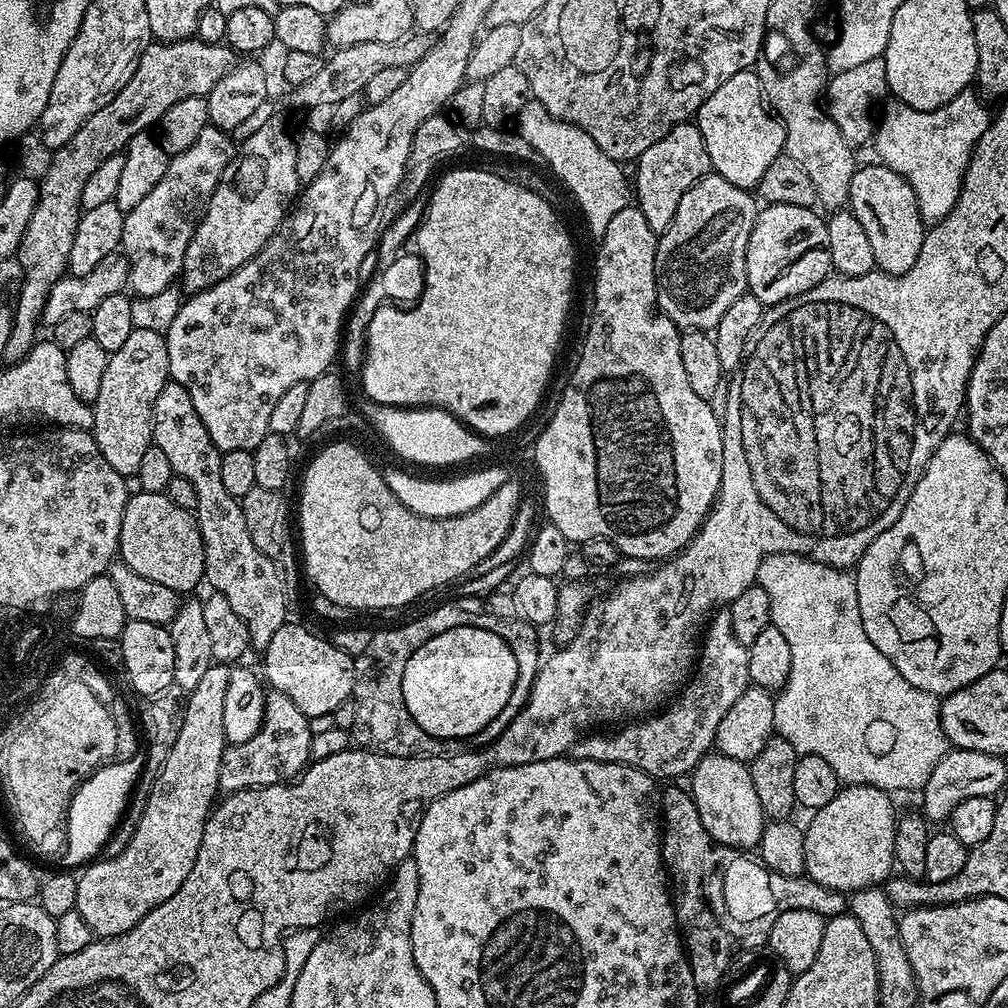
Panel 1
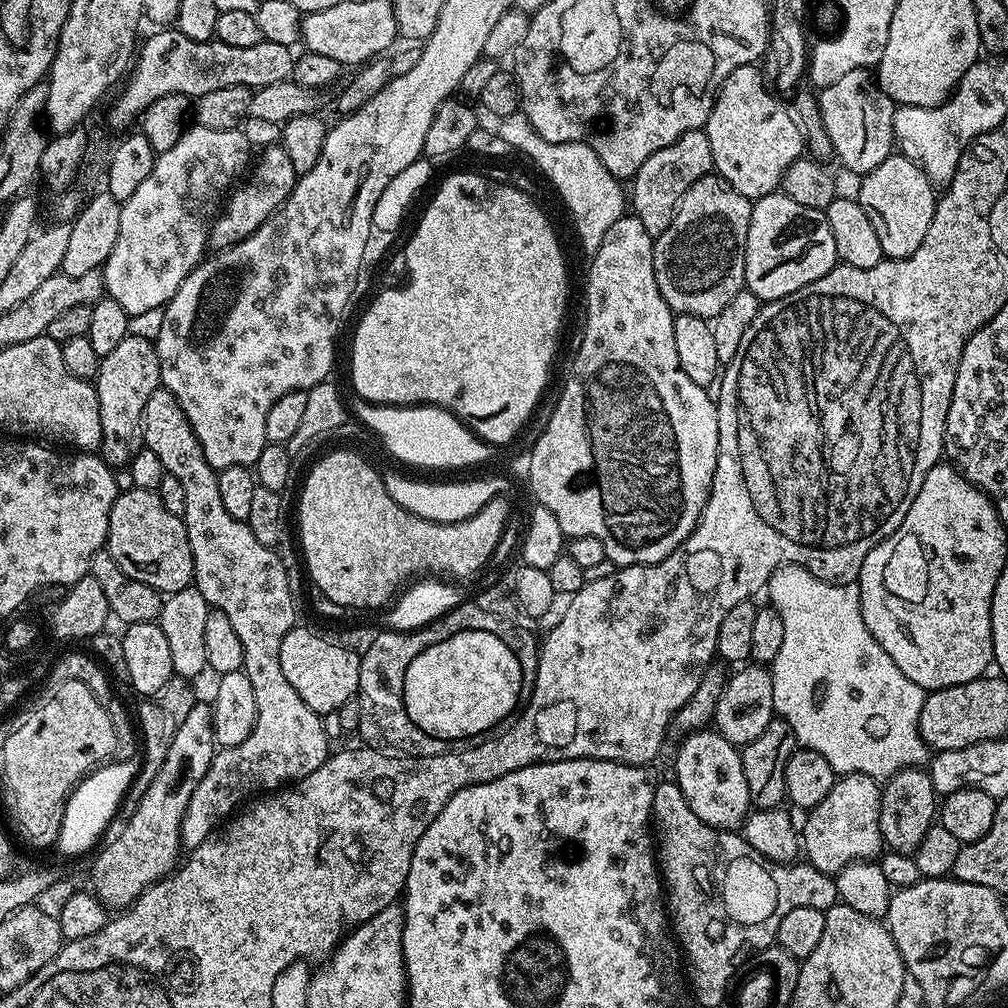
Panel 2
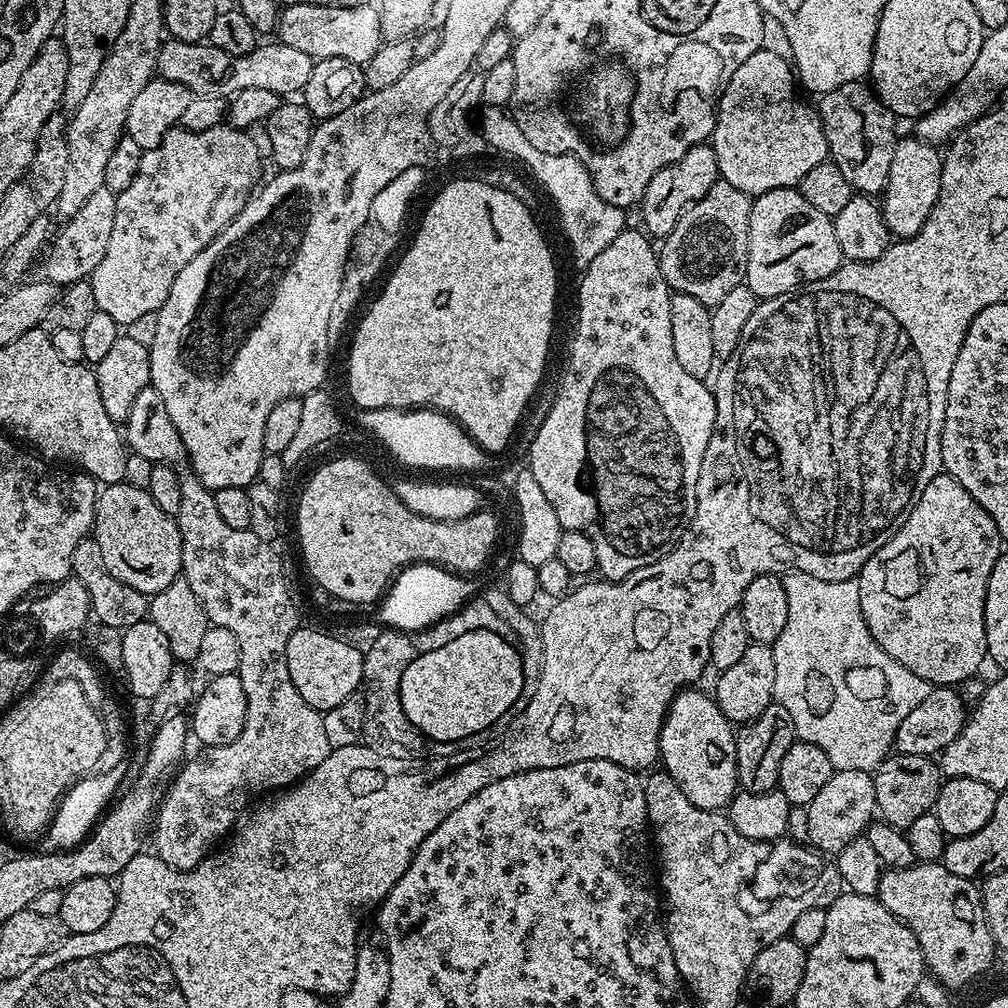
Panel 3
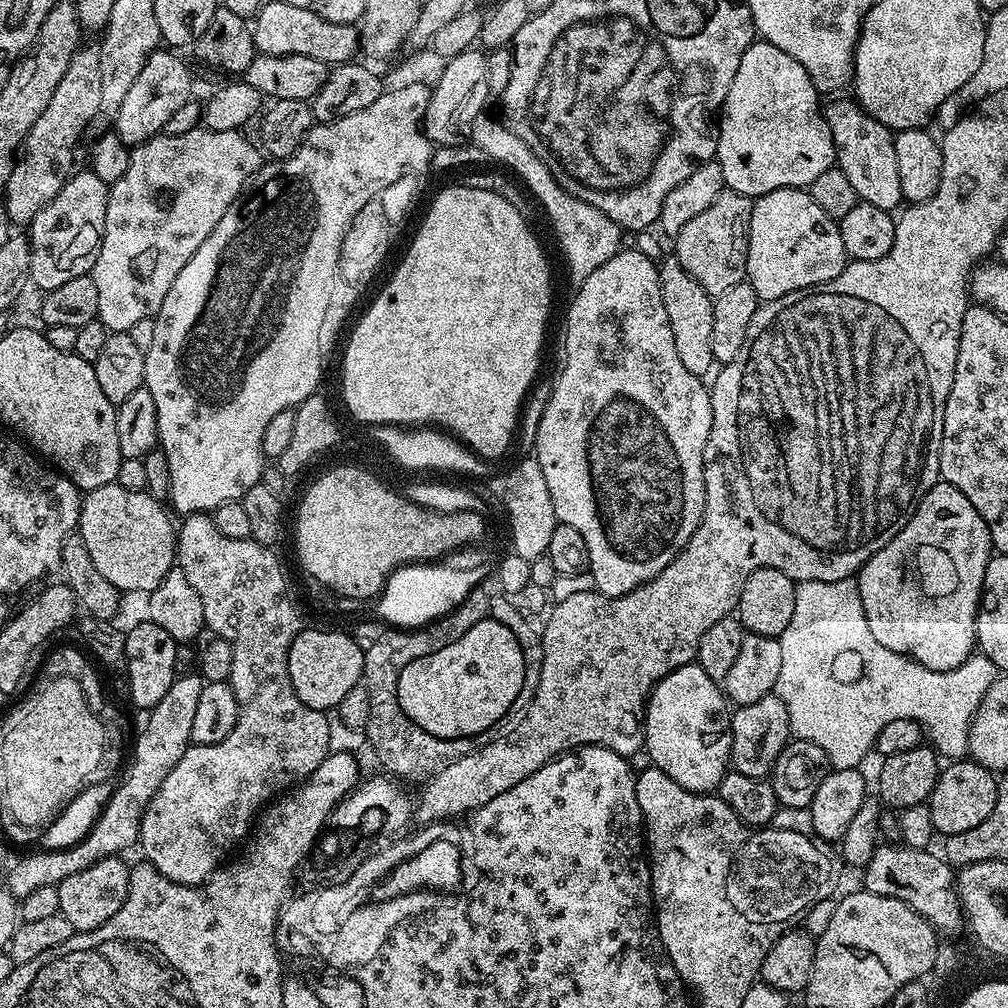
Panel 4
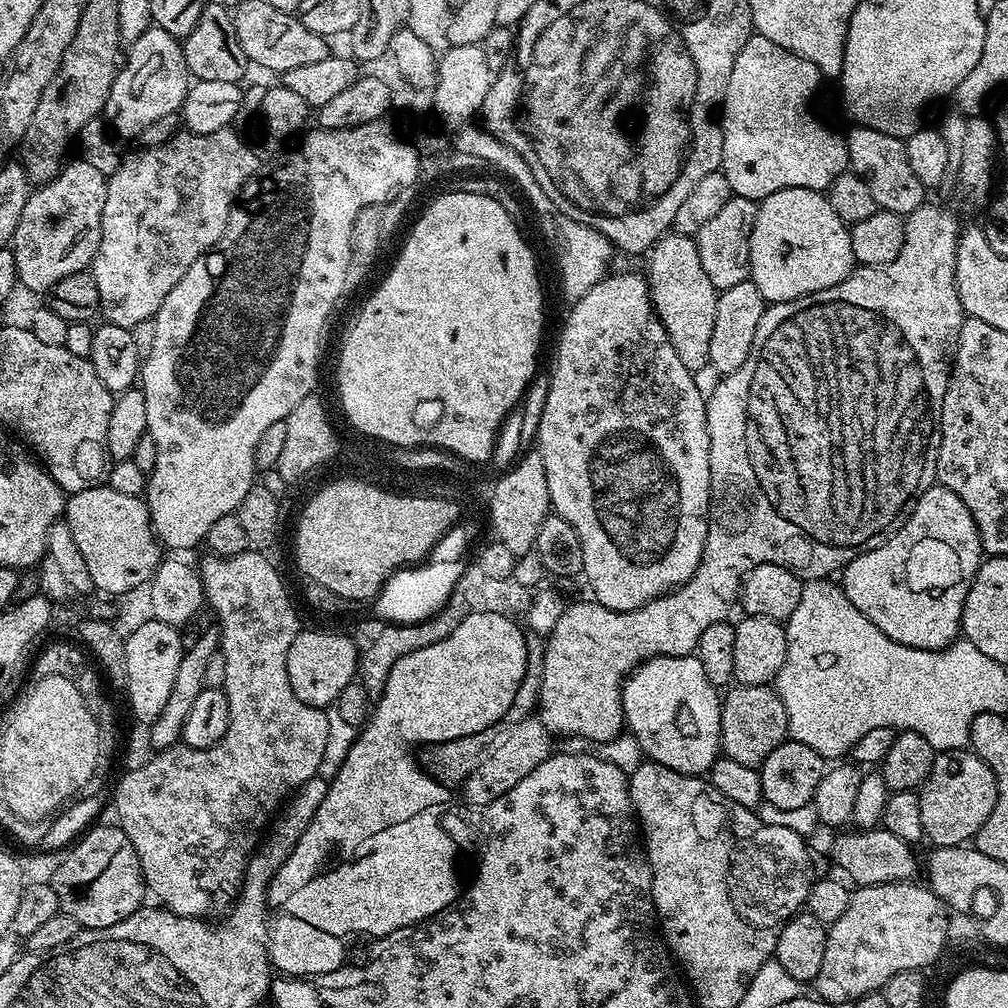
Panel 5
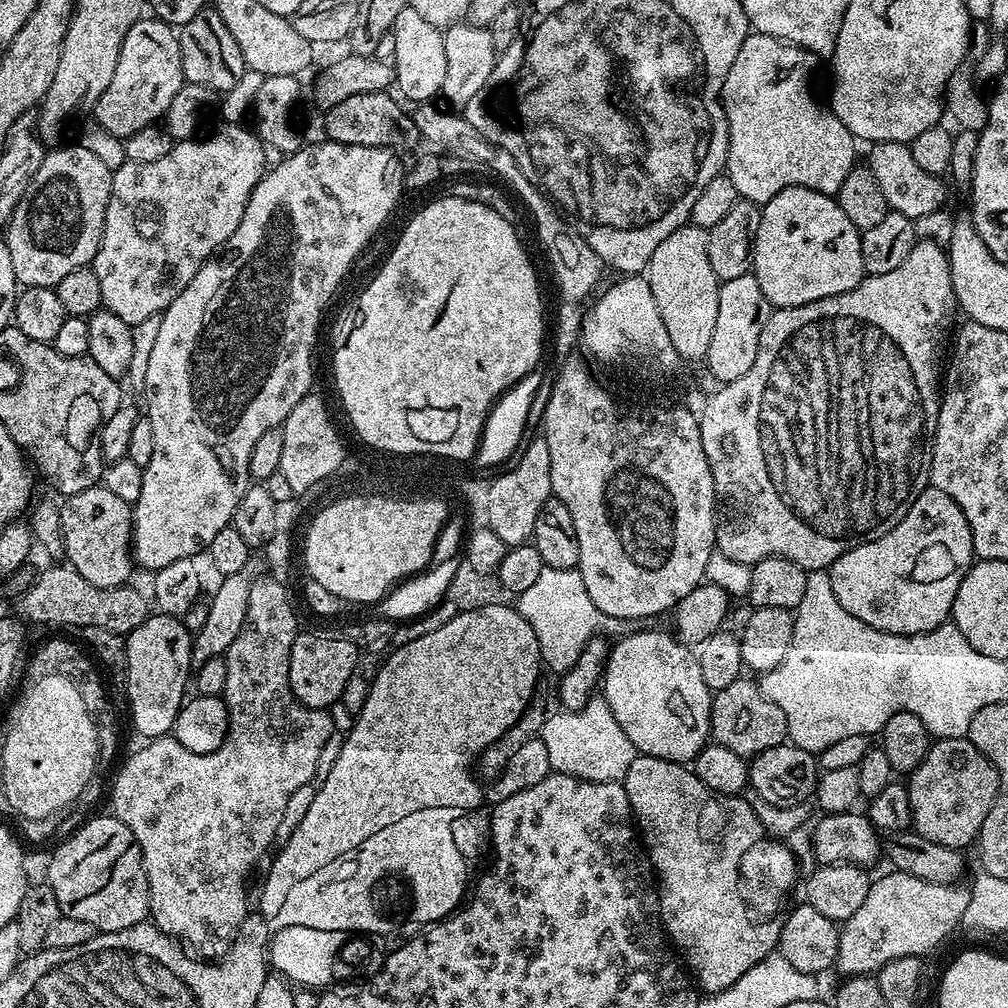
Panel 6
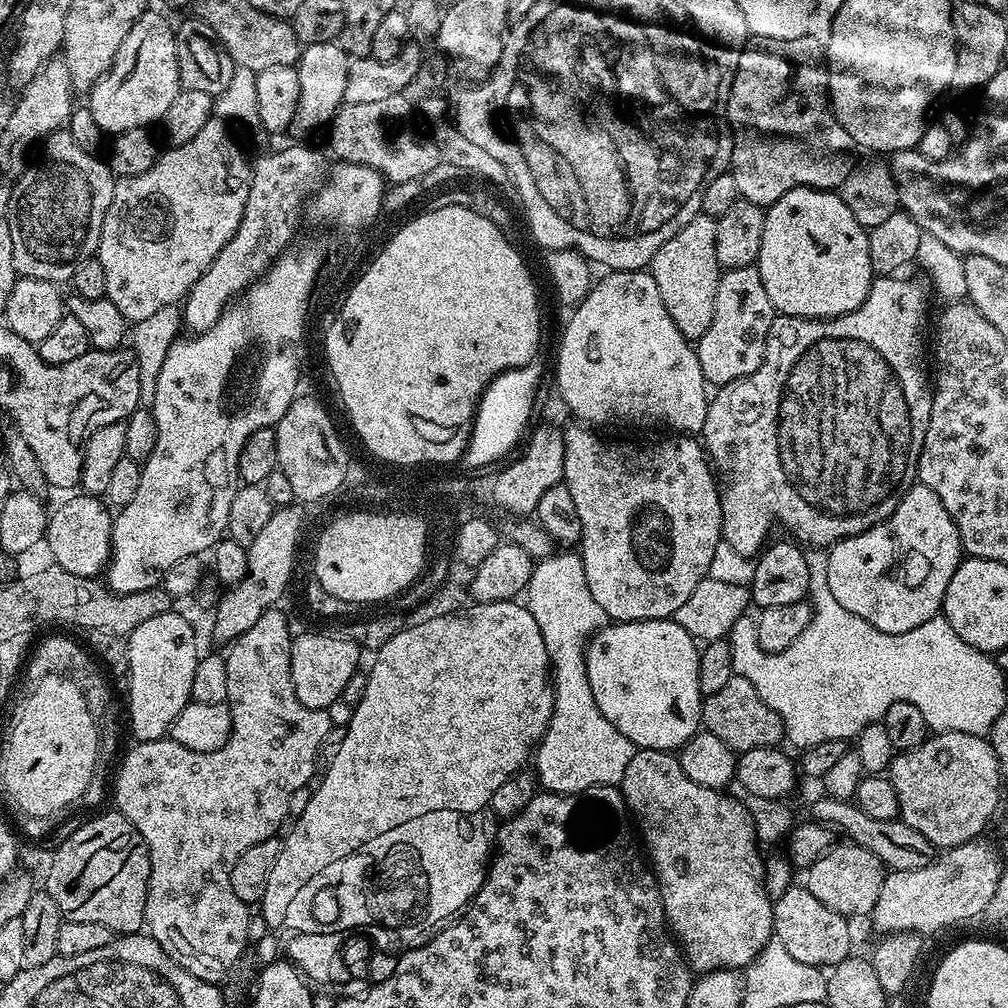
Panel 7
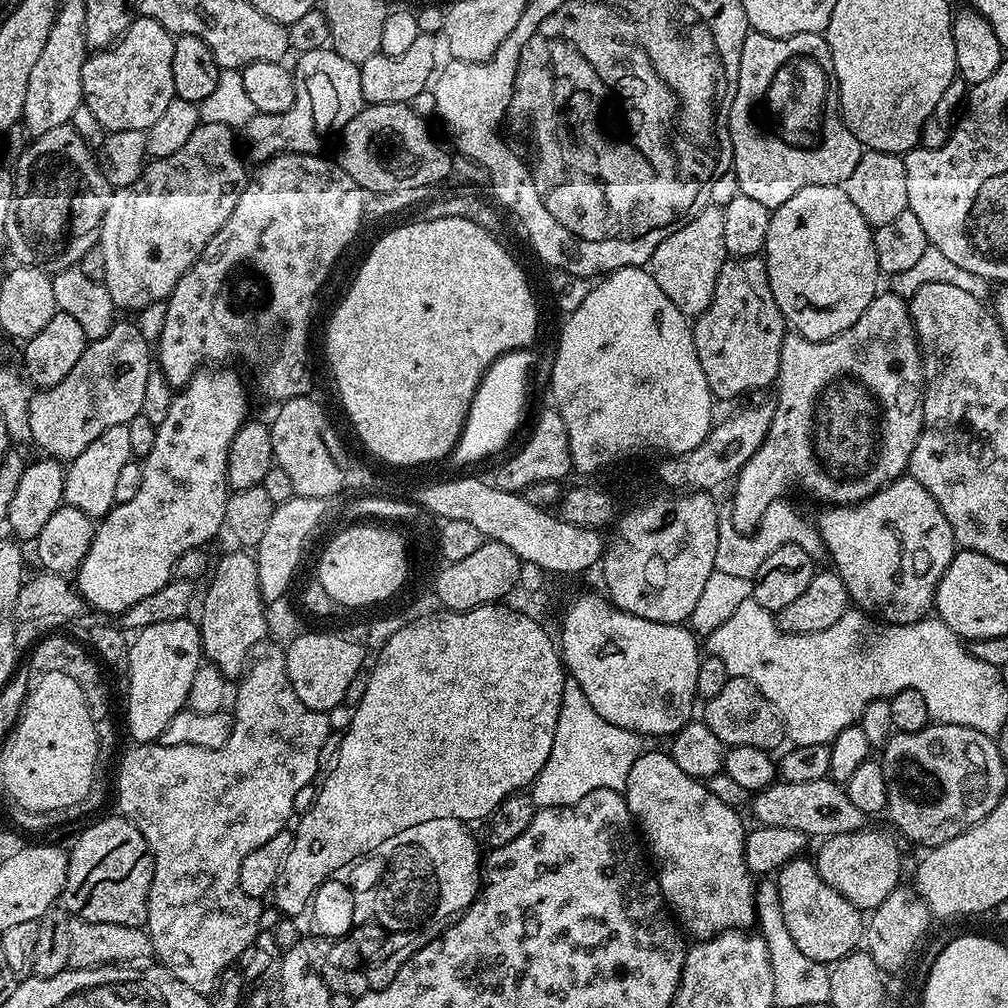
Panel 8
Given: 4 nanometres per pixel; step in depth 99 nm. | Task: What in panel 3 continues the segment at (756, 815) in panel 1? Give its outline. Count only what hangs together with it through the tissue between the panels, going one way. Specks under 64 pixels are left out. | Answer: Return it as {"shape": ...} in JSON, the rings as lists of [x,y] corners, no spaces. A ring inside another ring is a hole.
{"shape":[[[685,690],[676,693],[660,731],[659,763],[696,808],[720,812],[738,791],[736,732],[711,695]]]}

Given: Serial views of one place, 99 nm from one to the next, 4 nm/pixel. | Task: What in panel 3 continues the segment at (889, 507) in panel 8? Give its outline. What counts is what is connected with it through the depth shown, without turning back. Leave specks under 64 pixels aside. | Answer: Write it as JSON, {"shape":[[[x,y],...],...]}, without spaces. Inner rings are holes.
{"shape":[[[947,474],[934,477],[930,486],[922,490],[922,498],[918,498],[894,538],[860,569],[860,605],[874,642],[878,642],[894,662],[902,662],[906,670],[918,674],[918,678],[930,685],[960,686],[963,680],[970,679],[986,664],[986,586],[1001,551],[1000,531],[994,526],[994,518],[974,502],[972,495],[954,477]]]}

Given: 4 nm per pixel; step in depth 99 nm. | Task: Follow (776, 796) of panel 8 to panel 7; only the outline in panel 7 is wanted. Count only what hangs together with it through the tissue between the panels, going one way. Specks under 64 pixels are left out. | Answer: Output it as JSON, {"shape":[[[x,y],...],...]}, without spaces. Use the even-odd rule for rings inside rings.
{"shape":[[[821,795],[820,800],[812,804],[813,821],[831,826],[837,833],[845,832],[851,843],[870,850],[870,854],[878,854],[878,858],[884,863],[885,869],[897,872],[898,870],[918,870],[926,866],[931,860],[935,860],[938,852],[932,843],[914,826],[906,826],[906,822],[899,818],[894,820],[882,820],[870,818],[862,814],[862,810],[852,800],[839,800],[833,796]]]}

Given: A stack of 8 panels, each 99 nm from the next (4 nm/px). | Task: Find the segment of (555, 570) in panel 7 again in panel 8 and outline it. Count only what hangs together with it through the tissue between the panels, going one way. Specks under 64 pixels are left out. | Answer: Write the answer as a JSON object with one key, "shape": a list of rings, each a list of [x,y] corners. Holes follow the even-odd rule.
{"shape":[[[565,679],[562,690],[562,706],[558,710],[558,726],[554,730],[554,746],[550,746],[550,758],[546,758],[546,766],[536,775],[530,785],[532,801],[536,803],[537,809],[557,808],[558,806],[570,806],[590,790],[609,788],[615,792],[623,792],[626,786],[626,778],[630,778],[630,766],[638,762],[642,751],[641,737],[630,730],[622,730],[622,726],[614,726],[614,722],[606,722],[590,702],[586,702],[586,694],[578,686],[574,679]]]}

